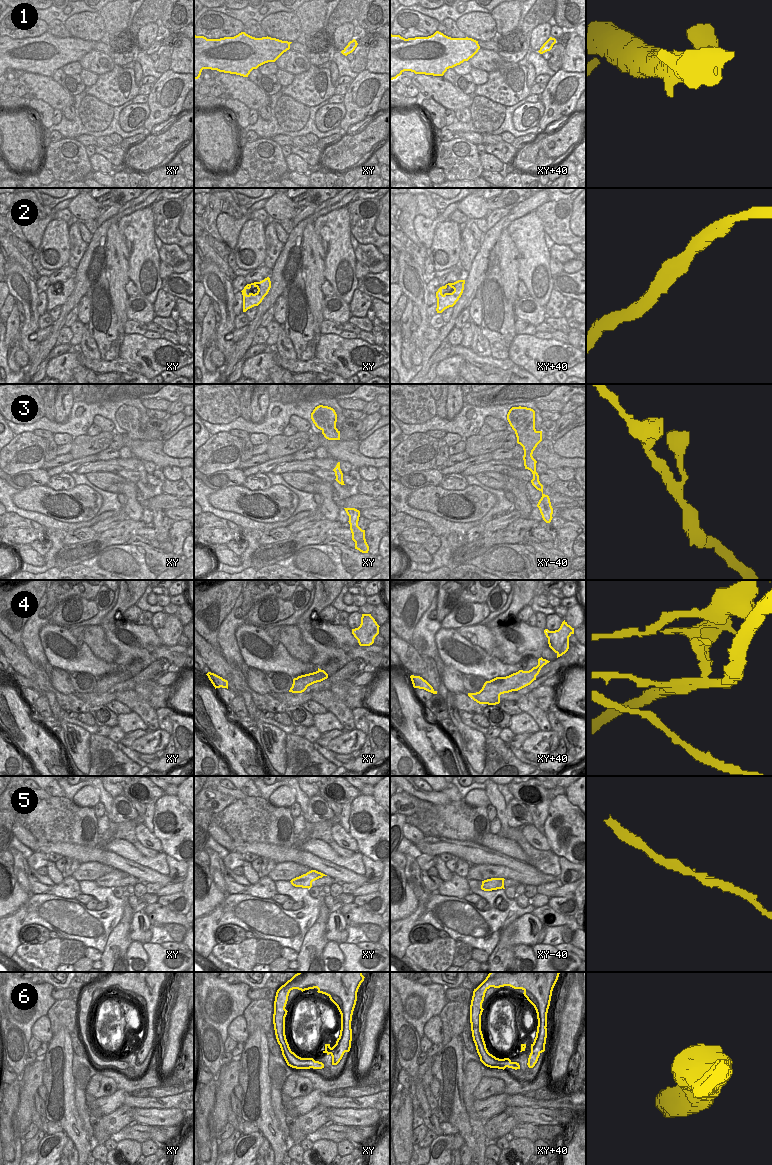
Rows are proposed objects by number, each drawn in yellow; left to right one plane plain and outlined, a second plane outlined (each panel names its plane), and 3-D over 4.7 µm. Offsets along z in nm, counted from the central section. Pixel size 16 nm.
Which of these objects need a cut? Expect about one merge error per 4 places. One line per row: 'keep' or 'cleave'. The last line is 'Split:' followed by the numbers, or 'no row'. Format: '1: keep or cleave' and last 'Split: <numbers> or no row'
1: keep
2: keep
3: keep
4: cleave
5: keep
6: keep
Split: 4

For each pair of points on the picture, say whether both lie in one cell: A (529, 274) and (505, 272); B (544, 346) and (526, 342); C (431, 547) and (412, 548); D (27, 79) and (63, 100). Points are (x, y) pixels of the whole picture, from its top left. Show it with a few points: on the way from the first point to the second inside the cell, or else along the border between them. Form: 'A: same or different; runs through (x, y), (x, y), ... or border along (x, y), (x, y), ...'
A: different; border along (517, 250), (518, 277), (520, 279)
B: same; runs through (540, 346), (530, 346)
C: different; border along (421, 544), (431, 555)
D: same; runs through (36, 85), (54, 94)

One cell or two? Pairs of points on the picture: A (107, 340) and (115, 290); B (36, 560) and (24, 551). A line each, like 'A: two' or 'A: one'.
A: two
B: one

